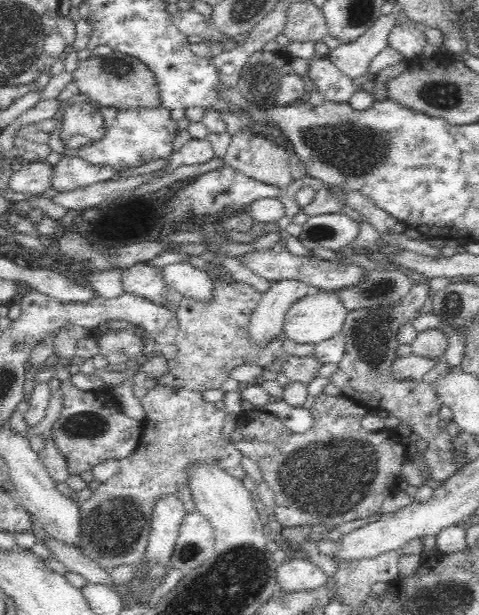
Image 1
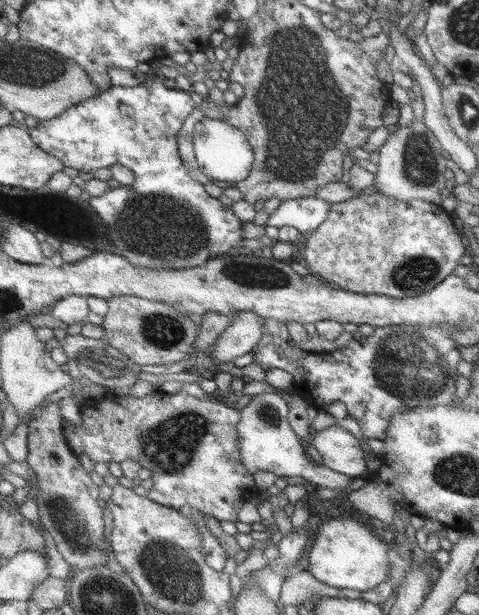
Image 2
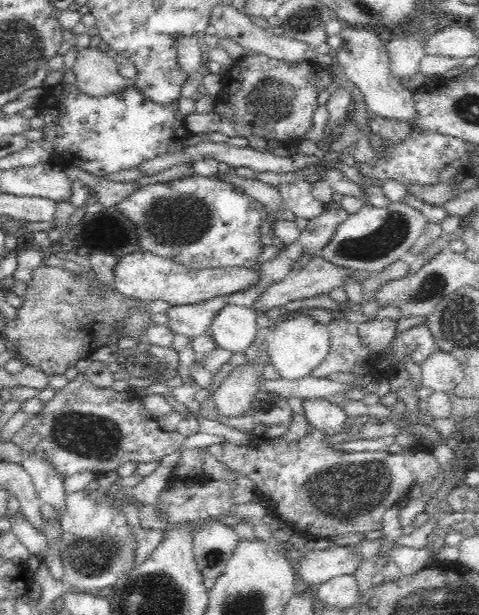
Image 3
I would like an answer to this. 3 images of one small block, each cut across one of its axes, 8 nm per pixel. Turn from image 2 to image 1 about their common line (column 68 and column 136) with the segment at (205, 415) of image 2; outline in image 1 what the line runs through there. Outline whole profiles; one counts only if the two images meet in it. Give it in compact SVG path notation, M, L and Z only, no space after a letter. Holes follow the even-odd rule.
M70 380L62 381L58 390L63 395L63 407L53 423L52 439L66 460L69 475L79 476L100 462L128 457L137 445L141 429L136 420L120 411L114 391L83 391Z

